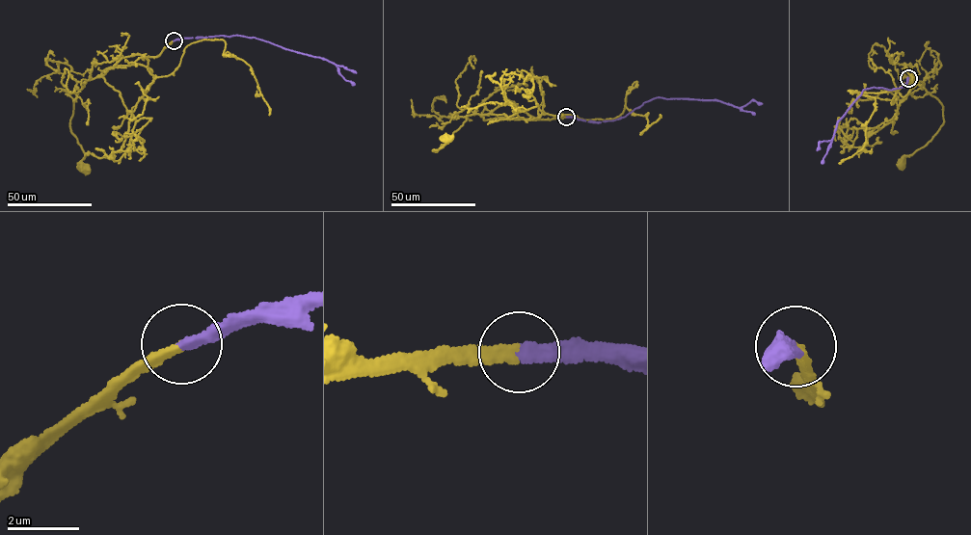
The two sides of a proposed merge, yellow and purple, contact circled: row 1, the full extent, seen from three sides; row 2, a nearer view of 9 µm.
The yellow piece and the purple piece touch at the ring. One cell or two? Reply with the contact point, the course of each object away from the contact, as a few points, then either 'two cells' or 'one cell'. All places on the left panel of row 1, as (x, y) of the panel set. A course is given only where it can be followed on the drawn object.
place (174, 40); course yellow (174, 40), (158, 55), (122, 58), (78, 91), (70, 128), (85, 155), (85, 168); course purple (174, 40), (221, 35), (254, 37), (326, 59), (337, 66), (344, 79), (355, 84); one cell

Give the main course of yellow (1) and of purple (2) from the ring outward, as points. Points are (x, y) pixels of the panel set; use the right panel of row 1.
1: (908, 78), (909, 86), (905, 70), (941, 103), (943, 123), (903, 163)
2: (908, 78), (905, 85), (899, 89), (863, 90), (836, 123), (822, 164)

